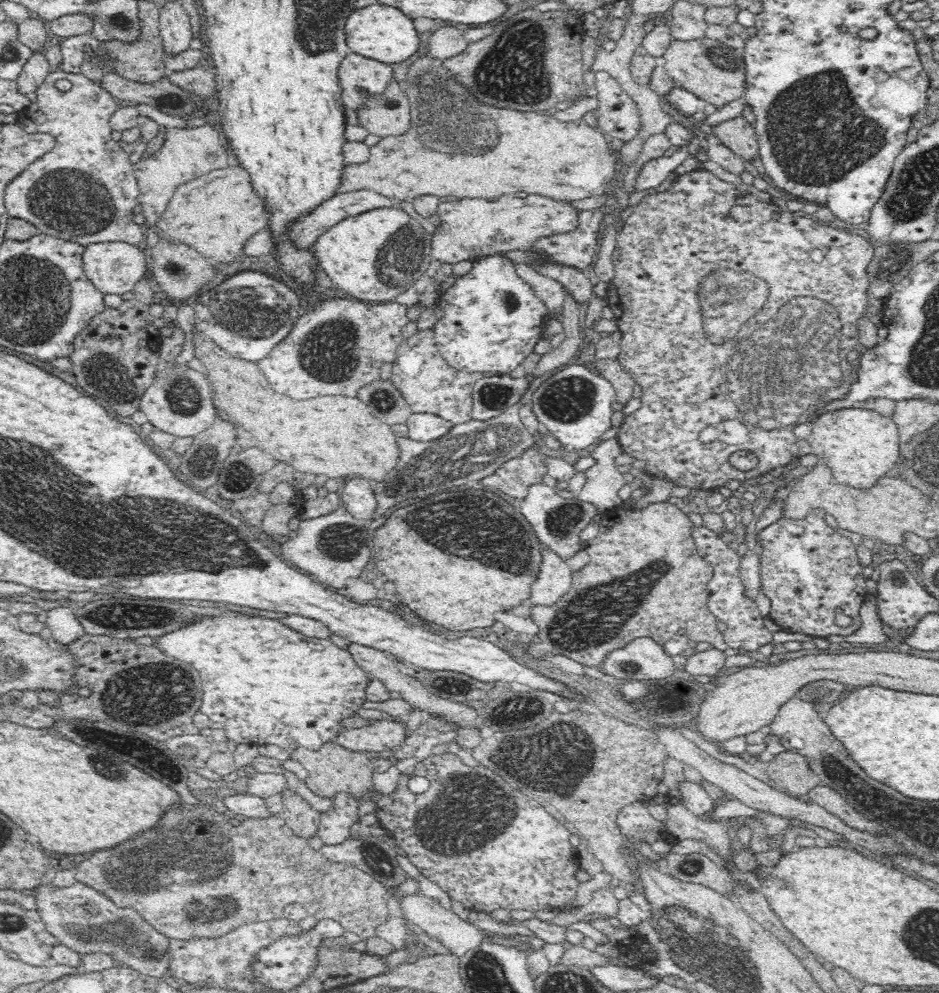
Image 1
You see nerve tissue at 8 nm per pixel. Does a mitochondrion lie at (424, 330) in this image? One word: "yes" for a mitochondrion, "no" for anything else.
no

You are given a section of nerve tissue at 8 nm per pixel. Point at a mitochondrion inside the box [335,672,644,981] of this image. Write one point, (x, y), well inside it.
(470, 810)

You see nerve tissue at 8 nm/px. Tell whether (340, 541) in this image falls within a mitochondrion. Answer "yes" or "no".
yes

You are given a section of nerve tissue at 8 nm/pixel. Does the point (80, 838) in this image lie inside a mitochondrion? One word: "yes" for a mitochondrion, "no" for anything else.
no

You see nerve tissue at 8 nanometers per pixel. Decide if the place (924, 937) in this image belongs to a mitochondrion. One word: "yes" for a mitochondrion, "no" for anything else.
yes

